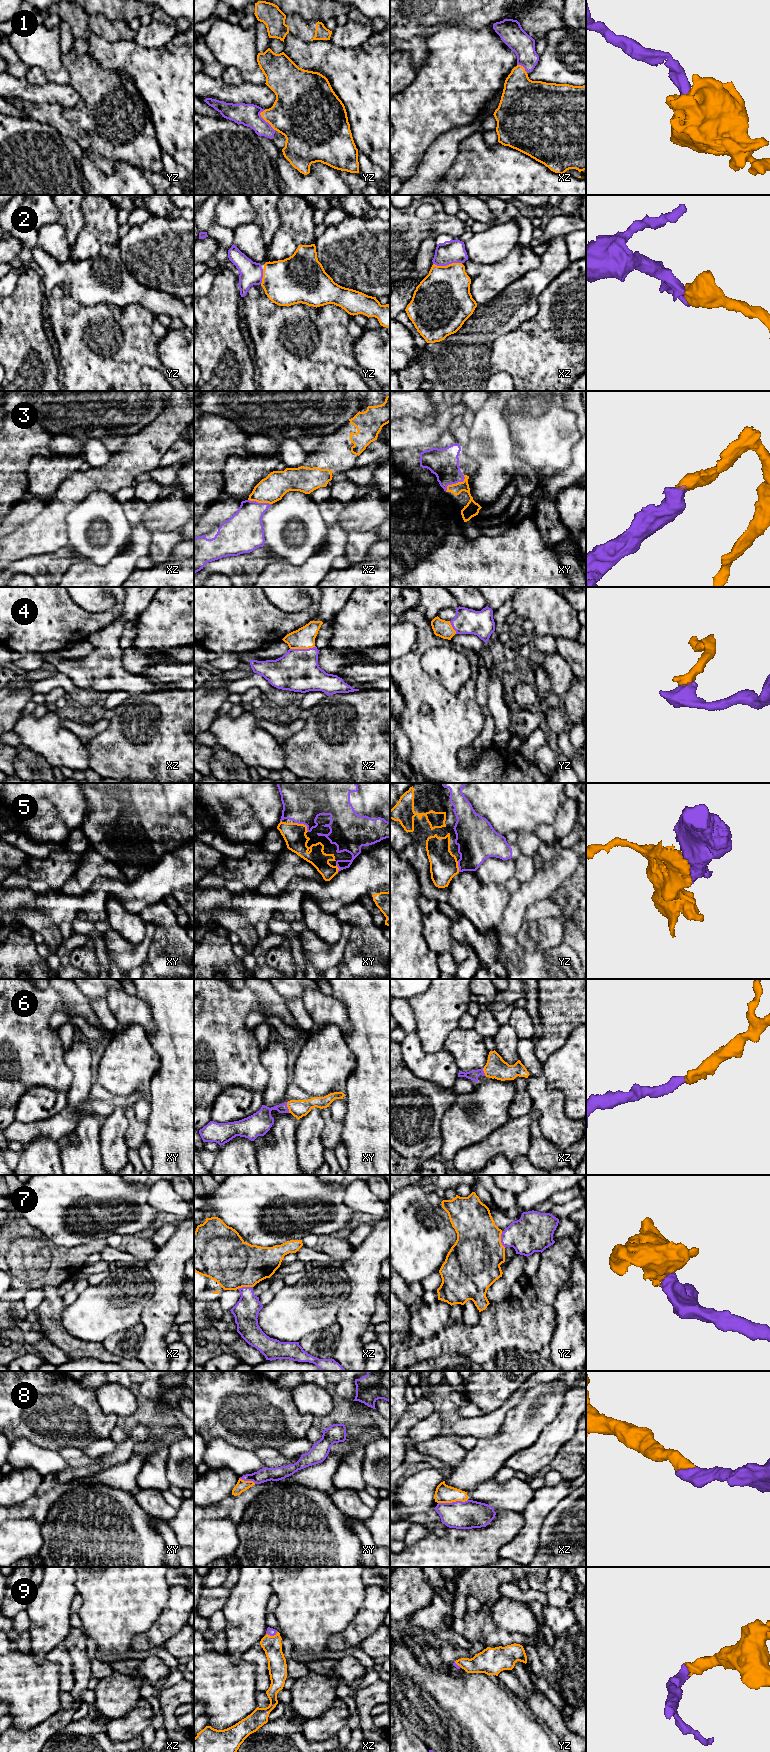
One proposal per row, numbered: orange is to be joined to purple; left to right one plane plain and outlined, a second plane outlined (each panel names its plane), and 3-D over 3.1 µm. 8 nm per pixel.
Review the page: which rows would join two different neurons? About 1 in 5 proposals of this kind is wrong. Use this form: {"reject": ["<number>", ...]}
{"reject": []}

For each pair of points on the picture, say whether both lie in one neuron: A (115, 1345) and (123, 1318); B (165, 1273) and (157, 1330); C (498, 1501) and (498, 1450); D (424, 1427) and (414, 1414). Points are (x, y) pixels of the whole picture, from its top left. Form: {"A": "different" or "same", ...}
{"A": "different", "B": "same", "C": "different", "D": "different"}

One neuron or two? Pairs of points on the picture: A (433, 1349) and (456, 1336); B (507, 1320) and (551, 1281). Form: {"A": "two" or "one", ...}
{"A": "one", "B": "one"}

